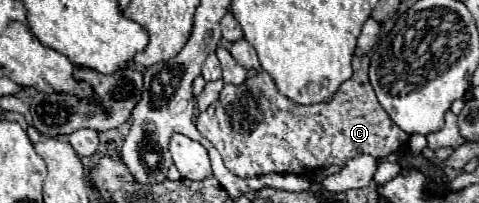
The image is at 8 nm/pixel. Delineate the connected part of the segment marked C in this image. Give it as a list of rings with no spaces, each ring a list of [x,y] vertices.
[[[354,56],[352,58],[352,78],[342,82],[338,92],[332,96],[330,102],[318,102],[310,106],[302,106],[292,102],[290,98],[282,96],[268,72],[260,72],[256,76],[250,76],[244,84],[224,84],[220,98],[200,116],[196,118],[198,132],[212,142],[212,146],[222,154],[222,160],[226,168],[240,176],[240,178],[254,178],[262,174],[302,174],[306,170],[314,170],[320,166],[342,166],[348,158],[354,158],[358,154],[370,154],[374,158],[388,156],[396,152],[406,140],[408,134],[402,132],[386,114],[386,110],[378,104],[376,94],[368,82],[368,56]]]

